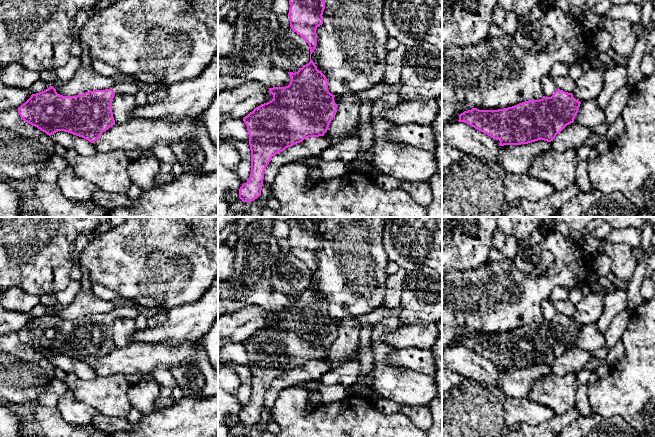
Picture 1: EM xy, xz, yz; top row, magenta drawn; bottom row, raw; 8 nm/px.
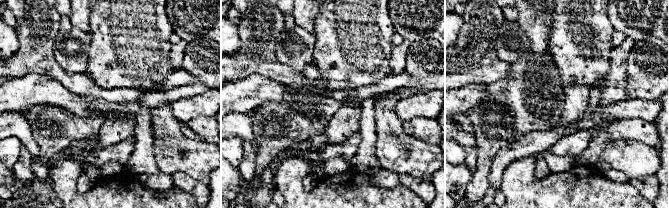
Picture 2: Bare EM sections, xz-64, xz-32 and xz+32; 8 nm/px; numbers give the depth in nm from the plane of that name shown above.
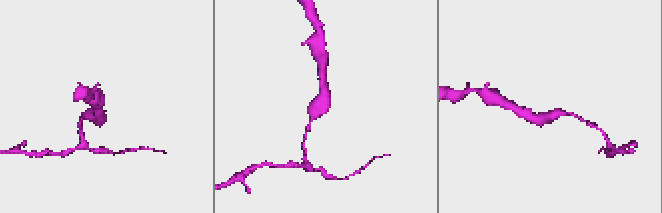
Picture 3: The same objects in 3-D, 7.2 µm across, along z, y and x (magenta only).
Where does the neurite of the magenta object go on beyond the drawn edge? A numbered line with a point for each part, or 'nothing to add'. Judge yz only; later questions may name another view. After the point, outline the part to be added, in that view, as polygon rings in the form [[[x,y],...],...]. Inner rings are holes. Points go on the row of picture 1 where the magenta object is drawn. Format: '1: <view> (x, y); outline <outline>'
nothing to add

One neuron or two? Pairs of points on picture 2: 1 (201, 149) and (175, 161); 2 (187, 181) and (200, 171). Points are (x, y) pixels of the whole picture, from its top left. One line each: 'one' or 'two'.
1: one
2: two

